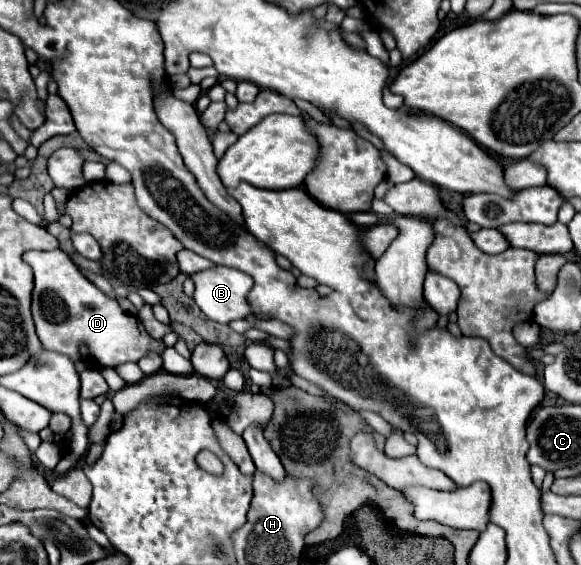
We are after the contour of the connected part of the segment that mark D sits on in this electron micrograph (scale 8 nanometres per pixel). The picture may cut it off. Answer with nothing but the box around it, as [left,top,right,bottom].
[22,248,162,366]

